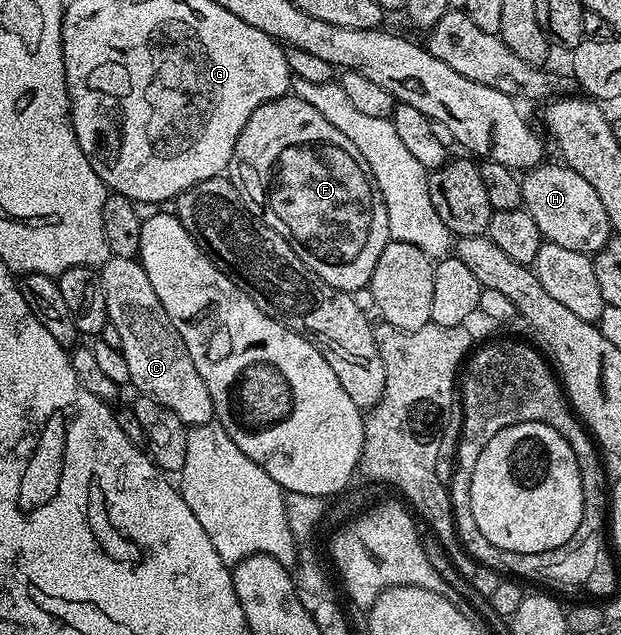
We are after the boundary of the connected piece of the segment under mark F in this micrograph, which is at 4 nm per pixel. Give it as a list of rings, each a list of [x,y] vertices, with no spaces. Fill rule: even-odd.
[[[292,94],[259,106],[247,118],[247,126],[243,126],[235,142],[227,178],[241,195],[248,212],[282,236],[323,283],[350,294],[357,294],[368,285],[375,262],[379,262],[379,254],[383,254],[391,239],[387,206],[363,154],[315,106]]]

